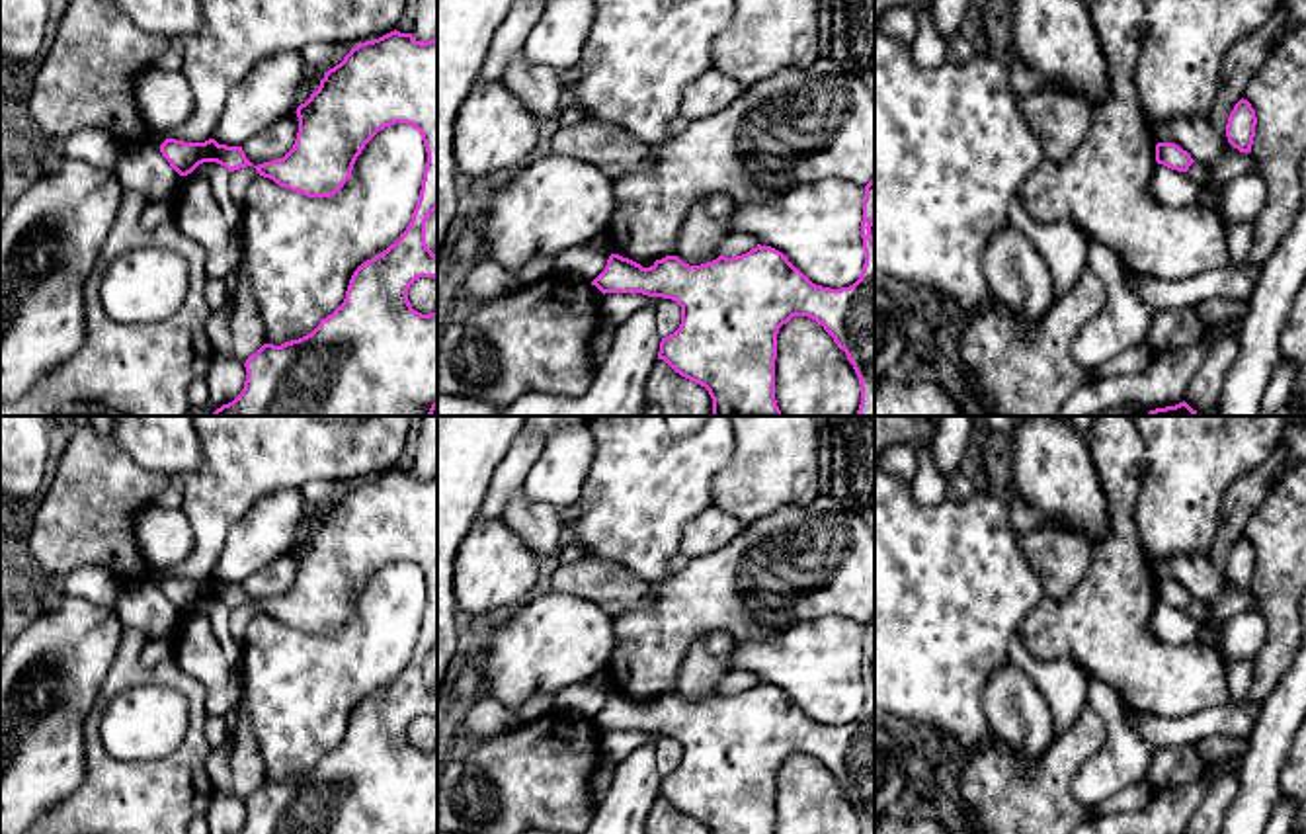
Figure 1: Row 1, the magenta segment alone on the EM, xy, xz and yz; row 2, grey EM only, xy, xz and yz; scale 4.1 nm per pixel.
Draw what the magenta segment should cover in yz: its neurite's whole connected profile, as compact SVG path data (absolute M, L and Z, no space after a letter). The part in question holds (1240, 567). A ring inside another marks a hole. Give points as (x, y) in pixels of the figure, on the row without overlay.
M1242 535L1234 543L1228 555L1228 563L1226 563L1228 580L1240 590L1245 590L1245 592L1251 590L1255 563L1257 563L1255 547L1247 537Z

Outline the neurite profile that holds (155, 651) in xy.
M174 637L148 641L141 652L141 664L152 668L158 662L174 656Z

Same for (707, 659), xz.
M724 631L697 637L679 670L675 693L689 703L716 697L720 693L720 678L732 670L728 656L734 643L734 637Z

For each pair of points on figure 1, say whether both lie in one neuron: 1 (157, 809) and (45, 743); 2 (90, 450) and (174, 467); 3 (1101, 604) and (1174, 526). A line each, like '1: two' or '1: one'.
1: two
2: two
3: two

